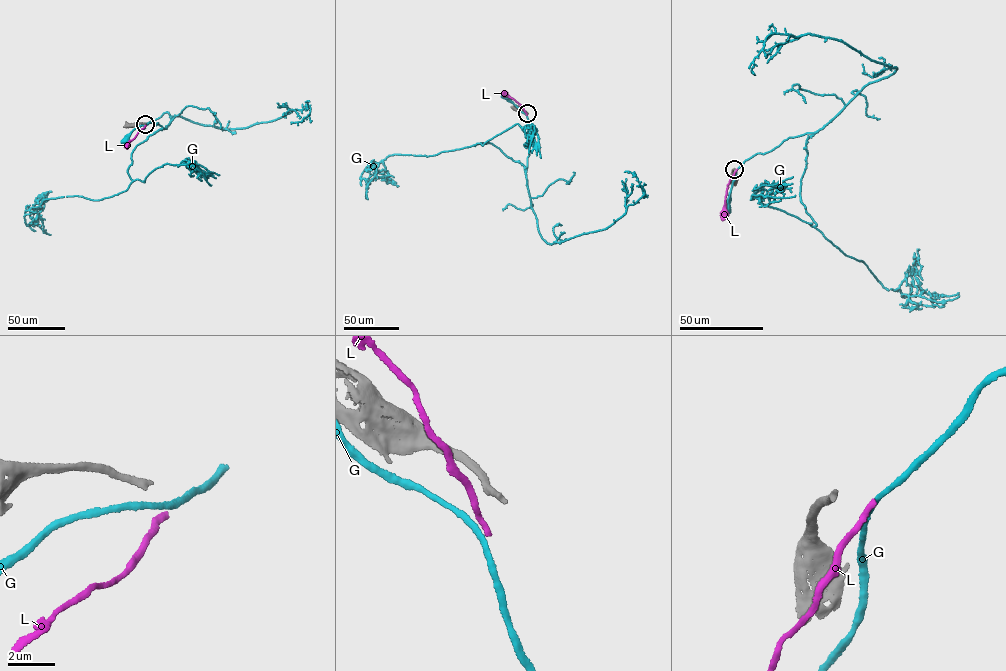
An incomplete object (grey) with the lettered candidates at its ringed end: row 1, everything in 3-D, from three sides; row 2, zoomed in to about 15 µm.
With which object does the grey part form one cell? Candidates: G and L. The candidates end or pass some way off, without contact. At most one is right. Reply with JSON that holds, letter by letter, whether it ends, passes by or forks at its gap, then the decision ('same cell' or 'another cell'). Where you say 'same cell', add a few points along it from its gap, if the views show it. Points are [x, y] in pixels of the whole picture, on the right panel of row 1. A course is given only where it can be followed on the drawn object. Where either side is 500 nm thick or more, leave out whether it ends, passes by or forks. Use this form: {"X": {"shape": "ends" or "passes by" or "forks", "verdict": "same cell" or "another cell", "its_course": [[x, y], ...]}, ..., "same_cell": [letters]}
{"G": {"shape": "passes by", "verdict": "another cell"}, "L": {"shape": "ends", "verdict": "another cell"}, "same_cell": []}

